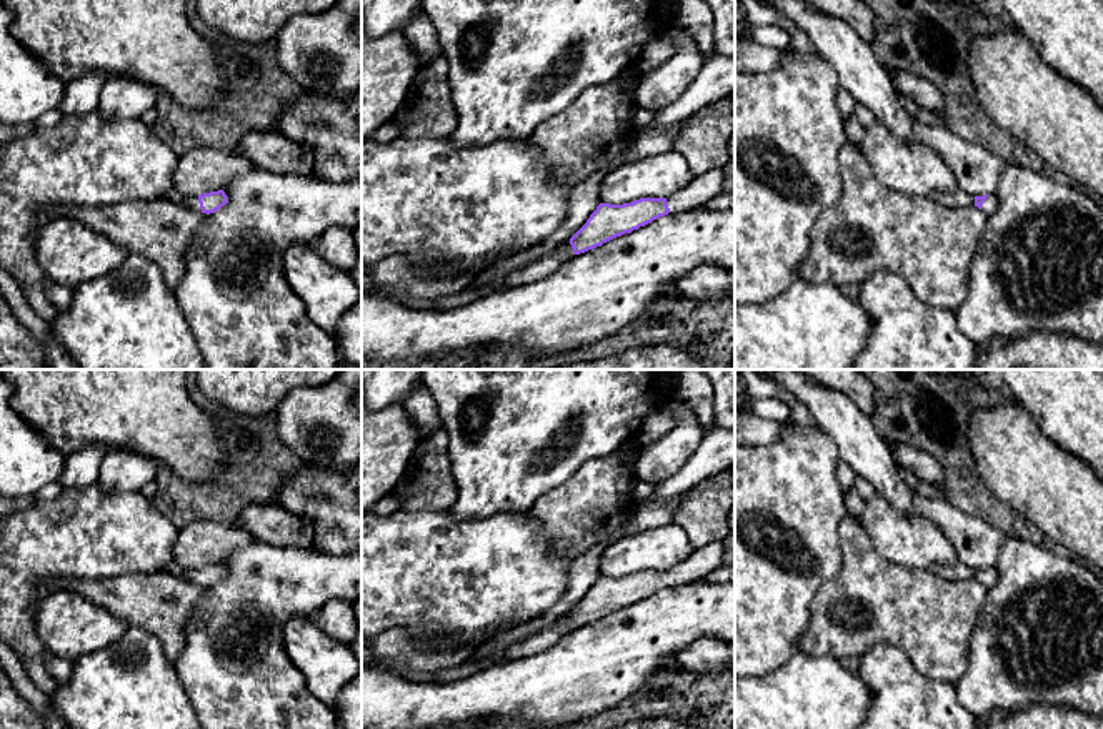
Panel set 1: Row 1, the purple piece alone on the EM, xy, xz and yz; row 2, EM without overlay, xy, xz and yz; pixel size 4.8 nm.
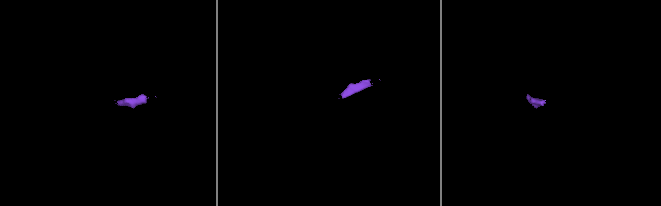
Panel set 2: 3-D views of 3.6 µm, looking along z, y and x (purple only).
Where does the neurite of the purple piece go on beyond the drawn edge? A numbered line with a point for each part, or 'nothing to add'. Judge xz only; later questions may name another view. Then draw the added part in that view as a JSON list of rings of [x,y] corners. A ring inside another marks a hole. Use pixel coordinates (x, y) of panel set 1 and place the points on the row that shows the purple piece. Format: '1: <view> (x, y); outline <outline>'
1: xz (702, 188); outline [[[721,168],[711,170],[701,176],[693,176],[685,188],[666,198],[670,213],[703,208],[708,200],[721,193],[723,183],[725,175]]]
2: xz (545, 265); outline [[[565,243],[538,256],[537,260],[527,263],[525,266],[508,273],[507,276],[497,278],[493,281],[487,281],[478,288],[507,290],[513,286],[522,286],[525,283],[533,283],[537,280],[543,280],[545,276],[550,276],[573,256],[575,253],[571,245]]]

